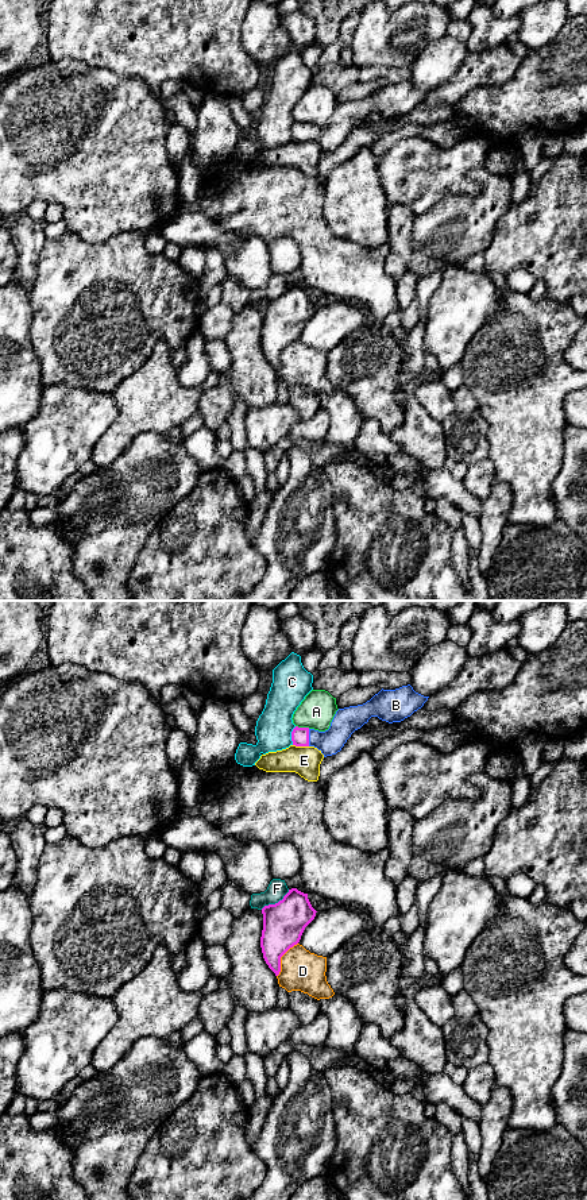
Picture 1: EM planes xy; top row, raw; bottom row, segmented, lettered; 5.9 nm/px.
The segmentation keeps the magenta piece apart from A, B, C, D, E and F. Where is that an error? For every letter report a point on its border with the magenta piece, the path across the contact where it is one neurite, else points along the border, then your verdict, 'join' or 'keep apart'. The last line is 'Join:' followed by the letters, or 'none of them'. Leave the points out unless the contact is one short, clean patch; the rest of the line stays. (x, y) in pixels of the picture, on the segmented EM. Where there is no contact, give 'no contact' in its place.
A: contact xy (302, 728); border xy (296, 725), (309, 728); keep apart
B: contact xy (308, 737); way xy (300, 736), (308, 737), (329, 737), (346, 721); join
C: contact xy (292, 736); keep apart
D: contact xy (280, 959); keep apart
E: contact xy (301, 745); keep apart
F: contact xy (275, 903); border xy (289, 890), (281, 899), (261, 909); keep apart
Join: B

